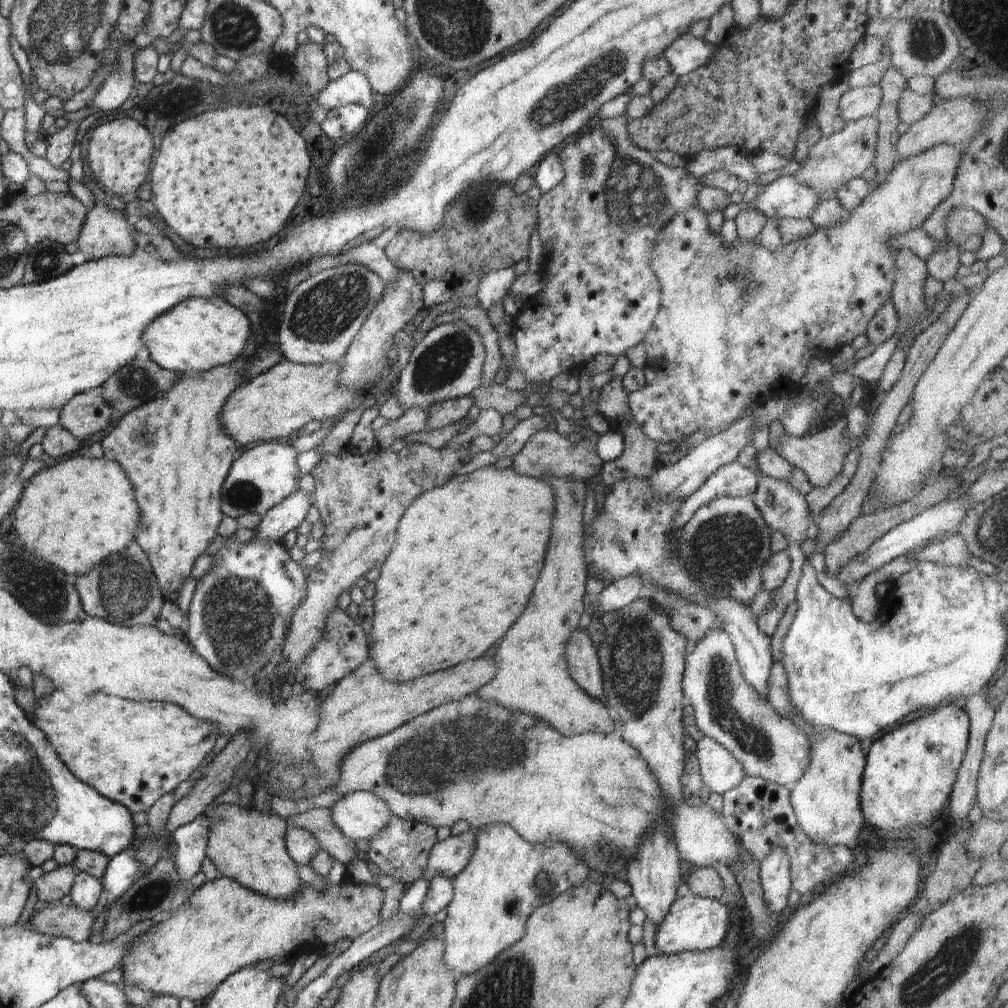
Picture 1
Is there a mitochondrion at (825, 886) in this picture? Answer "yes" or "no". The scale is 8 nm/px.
no

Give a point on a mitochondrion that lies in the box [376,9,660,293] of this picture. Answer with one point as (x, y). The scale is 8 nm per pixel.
(562, 100)

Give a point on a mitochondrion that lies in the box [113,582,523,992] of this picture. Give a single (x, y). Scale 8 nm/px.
(153, 891)

